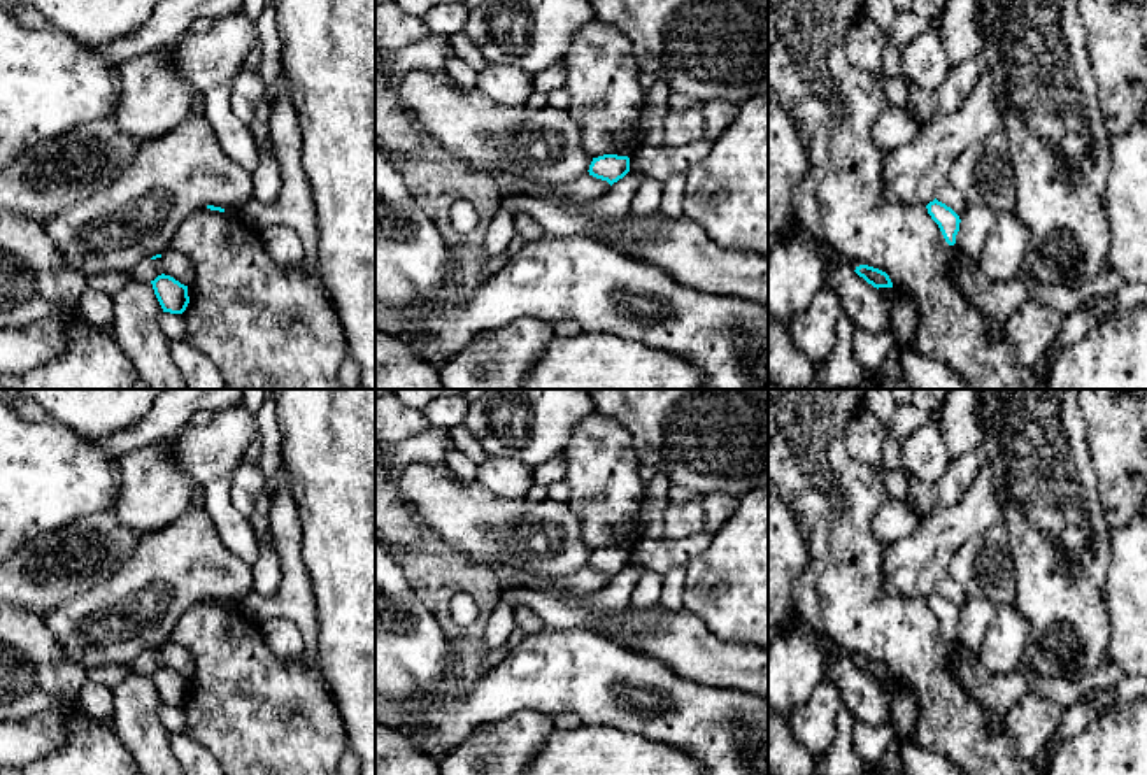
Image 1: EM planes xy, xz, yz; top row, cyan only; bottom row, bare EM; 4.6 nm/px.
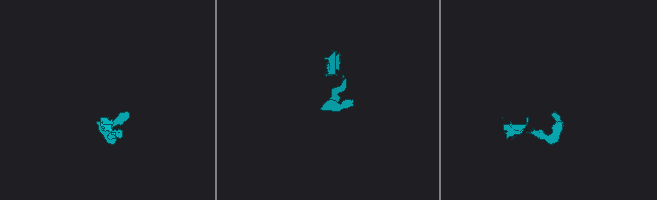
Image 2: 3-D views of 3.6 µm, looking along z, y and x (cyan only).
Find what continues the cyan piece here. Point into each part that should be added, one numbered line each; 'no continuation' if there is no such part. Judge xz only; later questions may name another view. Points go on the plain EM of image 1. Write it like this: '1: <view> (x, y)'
no continuation

